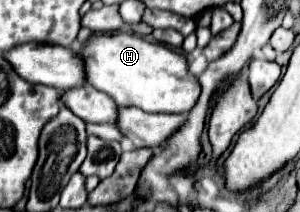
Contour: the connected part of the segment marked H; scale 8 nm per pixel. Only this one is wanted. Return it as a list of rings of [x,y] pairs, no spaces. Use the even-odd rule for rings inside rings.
[[[136,33],[94,35],[80,51],[88,83],[108,93],[120,107],[140,107],[150,113],[188,113],[198,103],[202,89],[198,77],[188,71],[182,51],[148,41]]]

